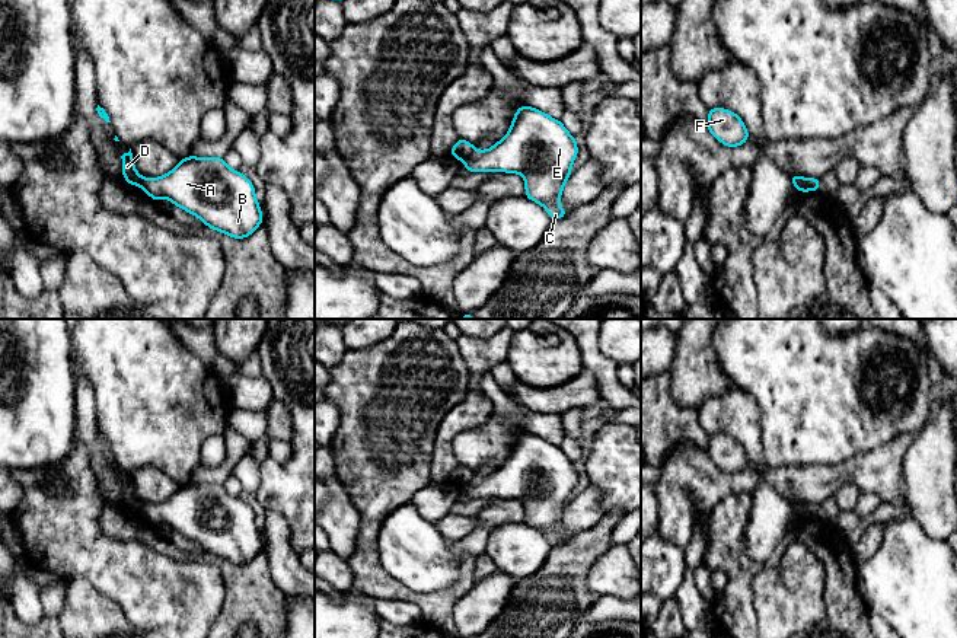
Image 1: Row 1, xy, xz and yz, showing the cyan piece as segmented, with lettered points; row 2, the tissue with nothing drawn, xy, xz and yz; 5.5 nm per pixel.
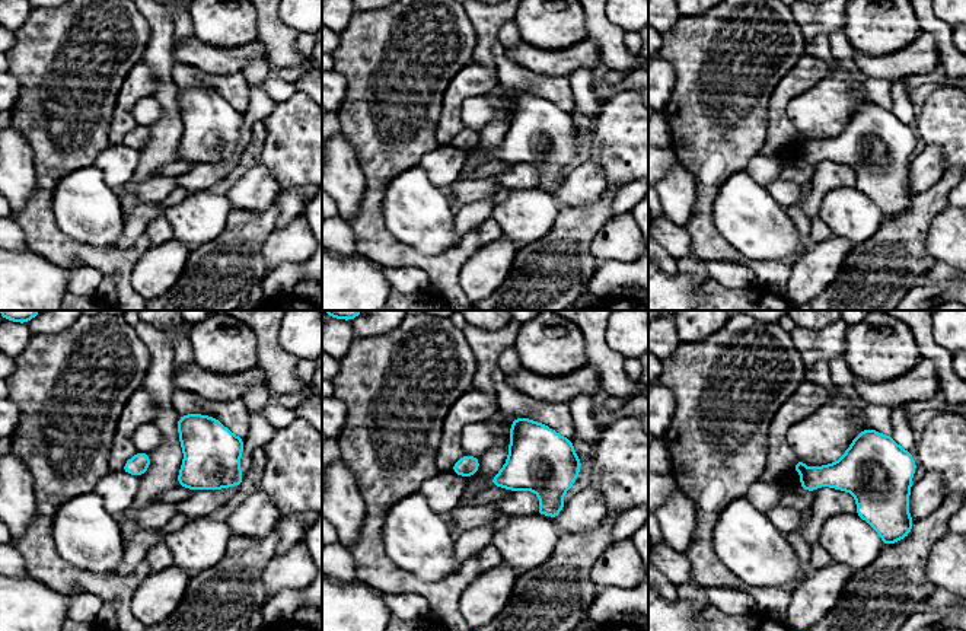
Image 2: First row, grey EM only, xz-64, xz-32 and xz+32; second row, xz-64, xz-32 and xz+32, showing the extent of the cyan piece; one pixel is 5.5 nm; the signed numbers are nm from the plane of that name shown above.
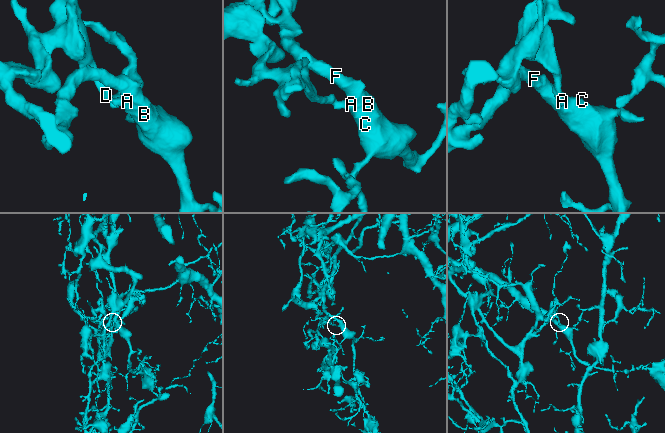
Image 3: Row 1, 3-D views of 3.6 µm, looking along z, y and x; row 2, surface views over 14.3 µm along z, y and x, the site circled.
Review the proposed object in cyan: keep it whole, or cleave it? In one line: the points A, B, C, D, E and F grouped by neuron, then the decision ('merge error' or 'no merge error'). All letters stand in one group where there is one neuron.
A B C E F / D; merge error

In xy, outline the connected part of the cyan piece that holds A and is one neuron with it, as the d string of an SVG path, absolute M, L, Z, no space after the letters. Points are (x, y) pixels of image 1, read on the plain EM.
M189 481L181 485L166 501L144 504L141 514L154 527L166 524L173 532L197 542L207 554L233 565L251 562L264 549L255 513L243 500L230 495L224 484L195 484Z

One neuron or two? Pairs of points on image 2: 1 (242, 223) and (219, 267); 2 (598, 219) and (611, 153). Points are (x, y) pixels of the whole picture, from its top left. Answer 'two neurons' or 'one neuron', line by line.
1: one neuron
2: two neurons

